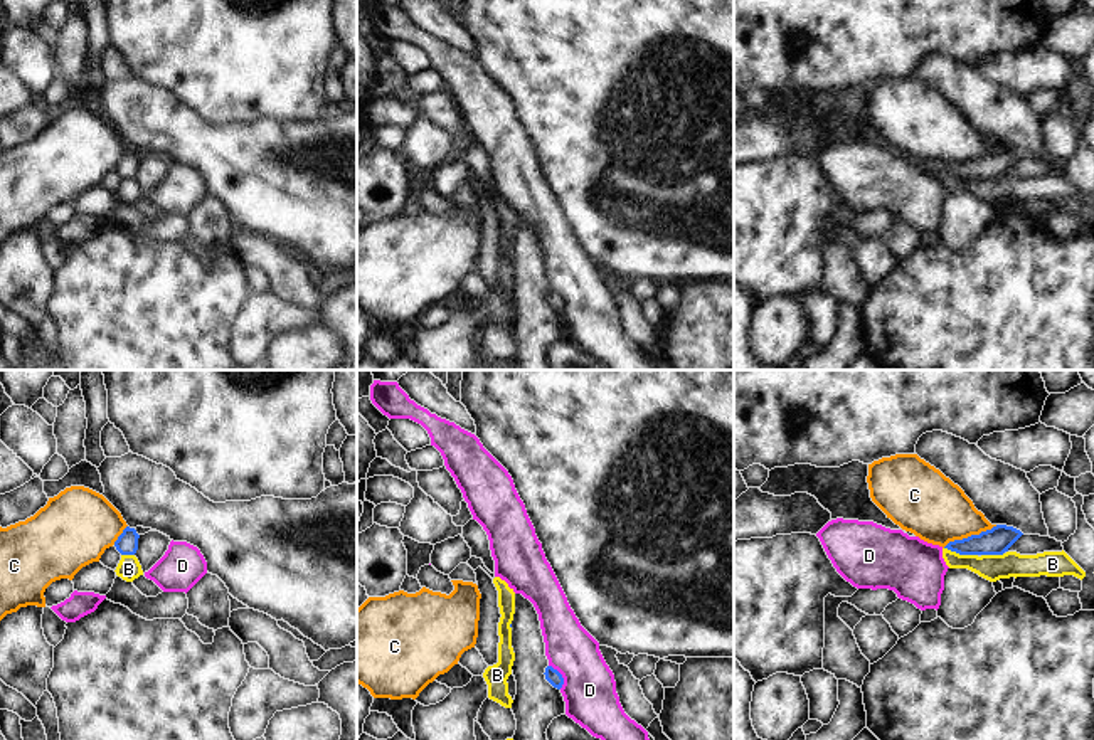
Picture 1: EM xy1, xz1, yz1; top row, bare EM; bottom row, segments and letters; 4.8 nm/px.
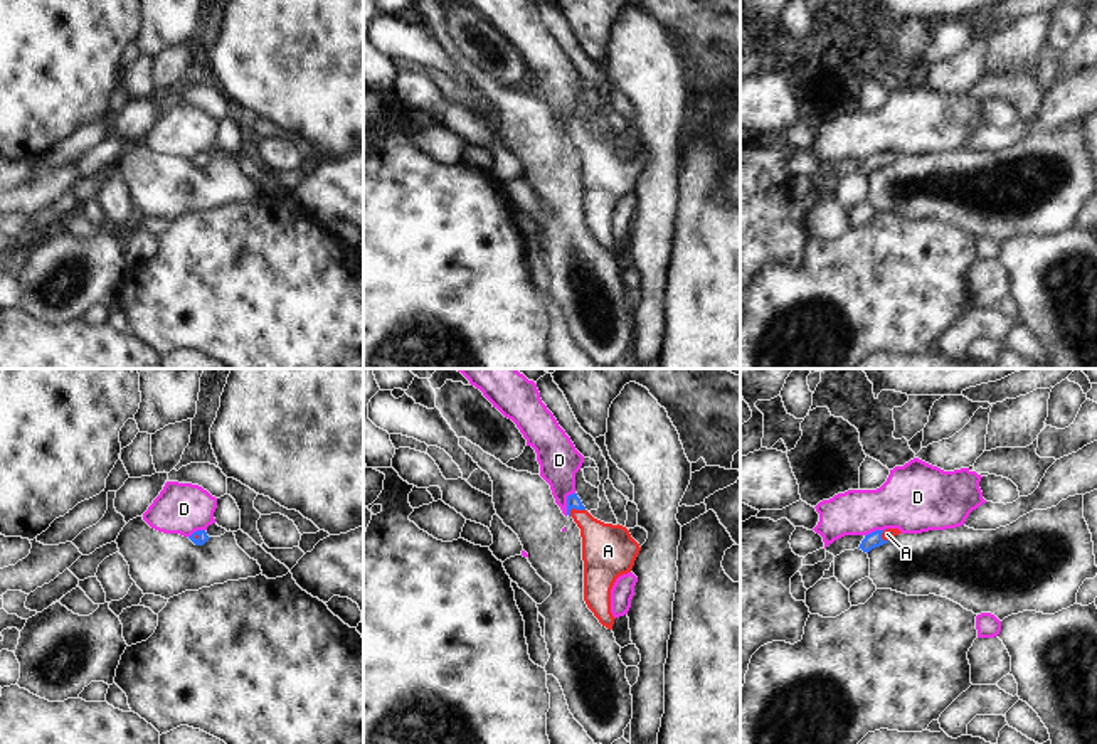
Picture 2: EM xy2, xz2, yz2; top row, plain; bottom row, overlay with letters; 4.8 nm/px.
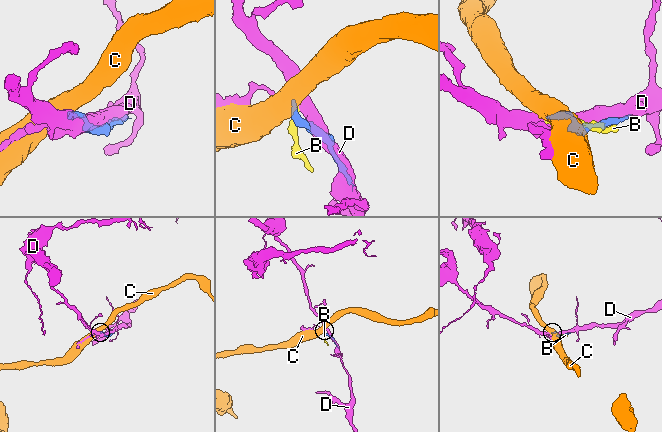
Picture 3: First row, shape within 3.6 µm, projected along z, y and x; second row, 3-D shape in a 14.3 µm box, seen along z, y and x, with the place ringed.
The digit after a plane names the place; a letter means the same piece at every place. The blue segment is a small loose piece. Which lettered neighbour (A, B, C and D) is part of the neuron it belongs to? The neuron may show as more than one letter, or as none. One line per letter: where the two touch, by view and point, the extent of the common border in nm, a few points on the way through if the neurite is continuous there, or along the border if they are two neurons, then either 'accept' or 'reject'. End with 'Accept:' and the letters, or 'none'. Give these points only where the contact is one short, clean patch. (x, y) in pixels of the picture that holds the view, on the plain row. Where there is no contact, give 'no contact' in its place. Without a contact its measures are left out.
A: contact xz2 (574, 130); length 90 nm; way xz2 (572, 123), (574, 130), (606, 170); accept
B: contact yz1 (961, 177); length 170 nm; border yz1 (945, 170), (960, 177), (977, 179); reject
C: contact yz1 (971, 158); length 280 nm; border yz1 (997, 148), (950, 163), (943, 170); reject
D: contact xz1 (561, 300); length 130 nm; reject
Accept: A

